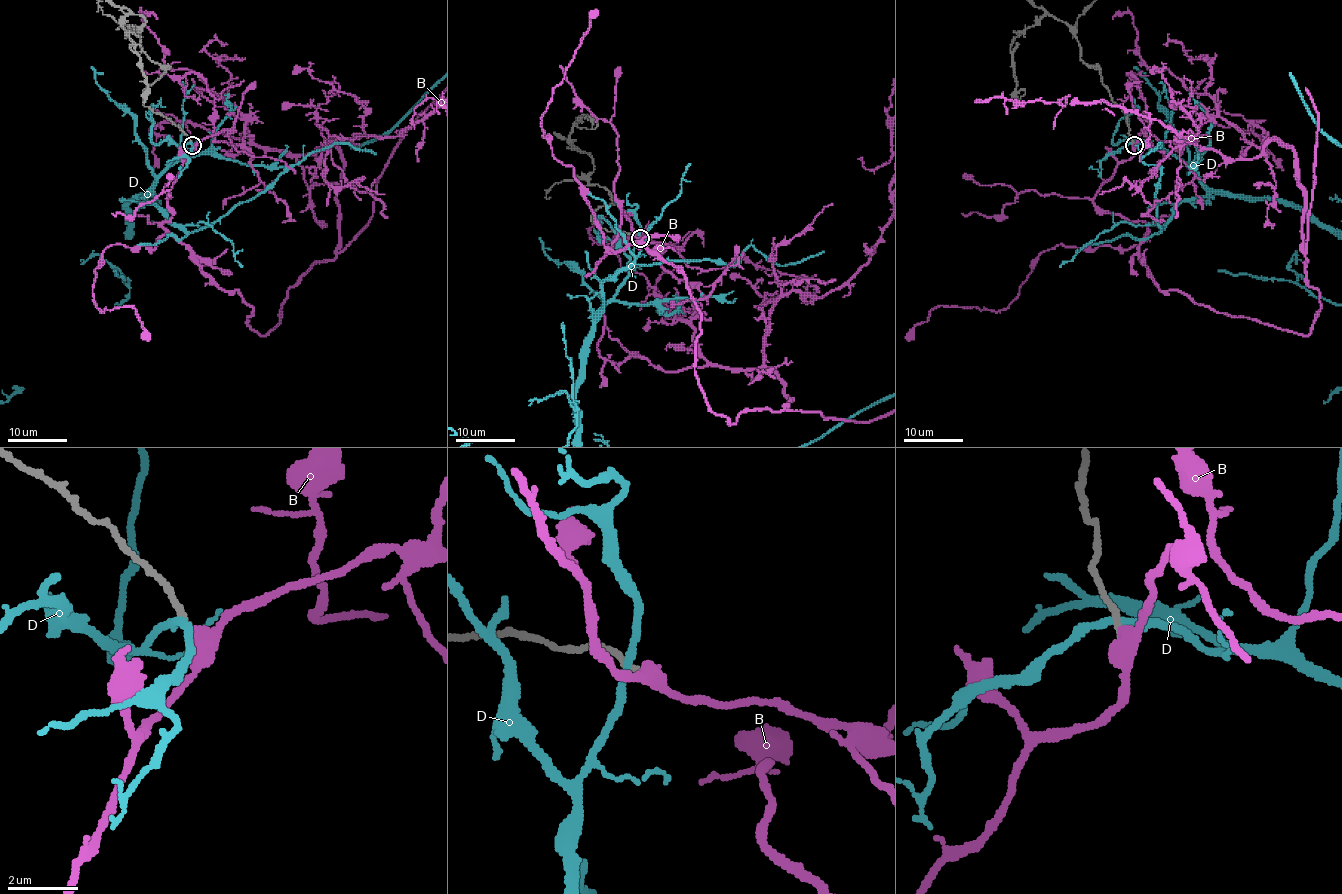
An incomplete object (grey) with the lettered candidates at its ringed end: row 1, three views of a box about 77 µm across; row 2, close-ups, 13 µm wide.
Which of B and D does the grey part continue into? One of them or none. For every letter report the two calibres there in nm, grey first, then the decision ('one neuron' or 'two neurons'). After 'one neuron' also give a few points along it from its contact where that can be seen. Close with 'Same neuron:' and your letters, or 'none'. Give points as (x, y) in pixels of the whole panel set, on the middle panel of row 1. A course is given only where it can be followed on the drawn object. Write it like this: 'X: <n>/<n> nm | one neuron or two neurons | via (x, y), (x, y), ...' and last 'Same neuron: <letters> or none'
B: 200/400 nm | one neuron
D: 220/200 nm | two neurons
Same neuron: B

